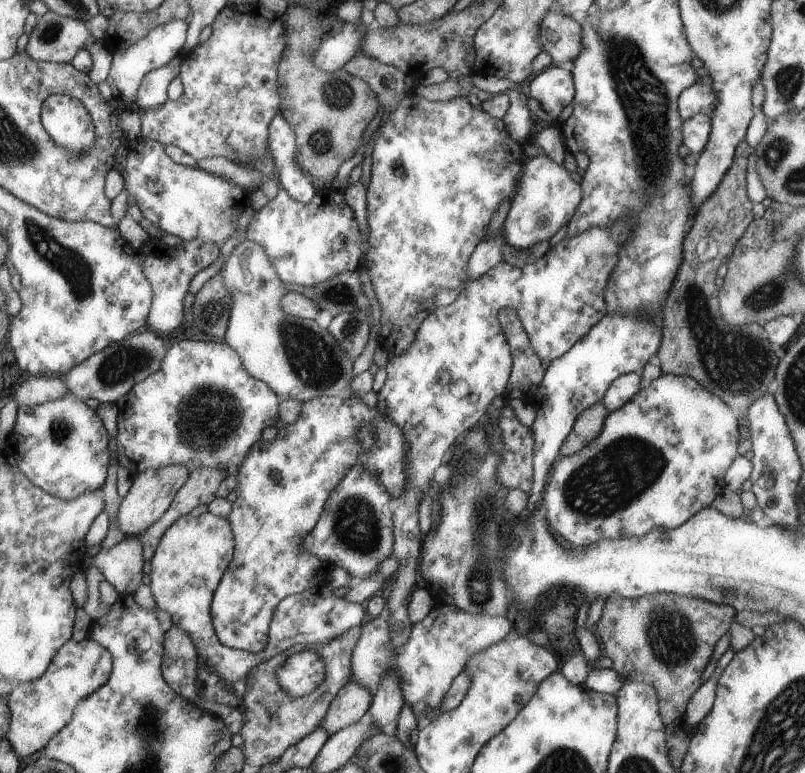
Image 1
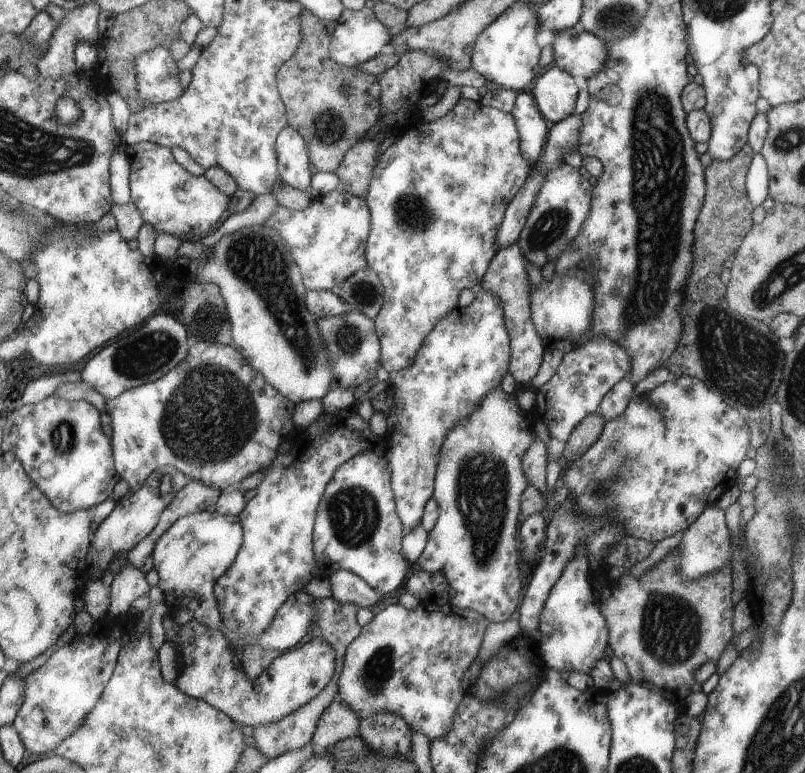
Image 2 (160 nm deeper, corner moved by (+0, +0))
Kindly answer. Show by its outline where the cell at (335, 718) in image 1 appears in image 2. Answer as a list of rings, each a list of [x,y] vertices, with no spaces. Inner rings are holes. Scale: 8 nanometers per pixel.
[[[336,697],[331,706],[323,712],[311,745],[331,748],[347,738],[358,736],[360,725],[361,718],[356,711]]]

